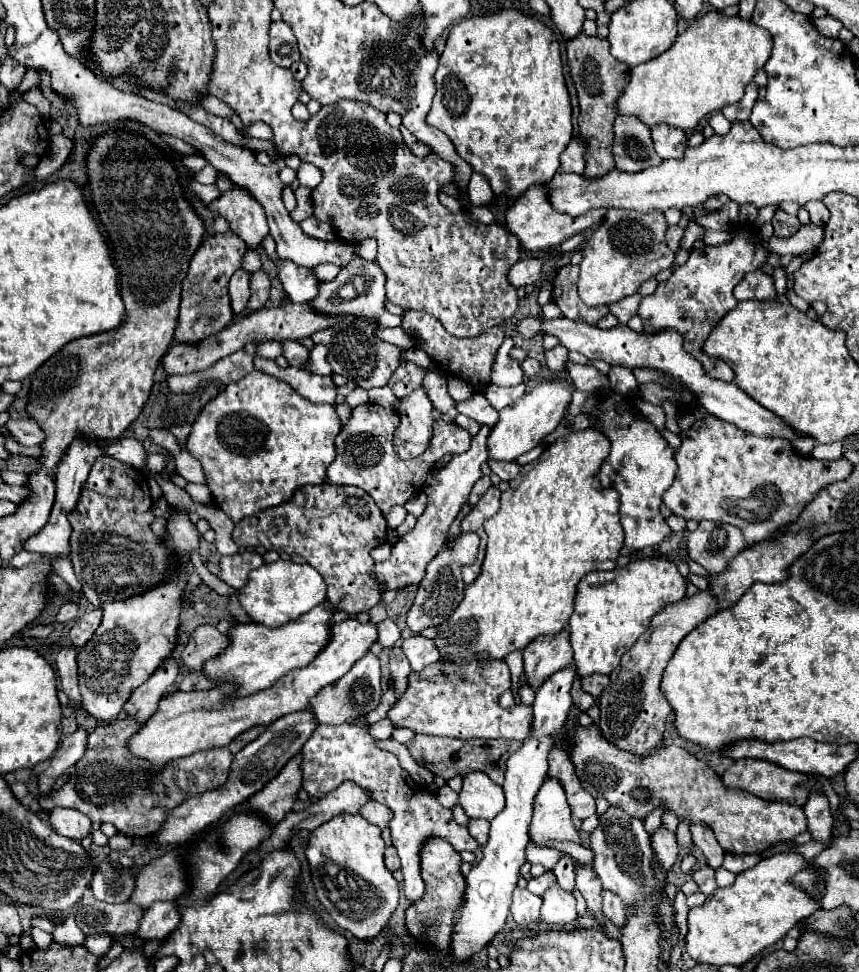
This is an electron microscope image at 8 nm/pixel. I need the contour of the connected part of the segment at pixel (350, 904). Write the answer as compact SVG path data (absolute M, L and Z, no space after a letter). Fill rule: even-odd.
M342 814L324 822L310 834L306 848L316 898L330 918L358 940L376 938L398 908L400 888L392 872L384 866L384 848L380 828L366 822L360 814Z

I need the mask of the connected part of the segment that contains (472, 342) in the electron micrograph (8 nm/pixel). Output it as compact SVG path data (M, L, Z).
M410 310L404 314L404 324L402 328L406 330L406 334L412 334L412 330L416 330L422 338L424 338L424 346L422 350L426 350L428 356L432 356L438 364L438 368L446 370L450 376L460 376L462 380L470 380L470 378L478 378L476 382L472 380L472 388L476 392L482 392L482 388L486 386L486 376L492 368L492 362L494 362L494 354L496 350L500 348L502 340L504 340L504 334L500 330L500 326L496 328L490 328L474 338L454 338L450 336L444 326L430 314L422 314L422 312L416 312L416 310Z

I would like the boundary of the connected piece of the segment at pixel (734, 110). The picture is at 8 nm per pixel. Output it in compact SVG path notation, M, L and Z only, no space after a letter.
M750 82L750 84L746 86L744 98L742 98L738 104L722 108L724 116L726 116L730 122L734 122L734 120L748 120L750 110L752 110L752 106L754 106L754 102L756 102L756 96L758 96L758 86L756 86L754 82Z

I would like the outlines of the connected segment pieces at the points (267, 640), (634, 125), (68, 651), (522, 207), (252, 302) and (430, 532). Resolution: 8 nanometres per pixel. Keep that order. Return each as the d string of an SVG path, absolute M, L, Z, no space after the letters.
M324 602L318 604L310 614L304 614L298 618L298 622L290 622L290 626L280 626L280 628L268 628L256 622L250 624L238 624L230 630L230 650L226 654L220 654L214 658L214 662L206 664L206 674L212 680L228 678L236 682L238 694L254 694L260 690L266 690L280 682L286 674L292 670L308 666L330 642L332 636L332 616L336 612L336 606Z
M616 116L612 154L616 160L616 168L626 172L640 172L662 162L652 146L650 130L642 126L638 118L630 116Z
M62 648L56 658L56 670L62 684L64 694L70 698L70 706L76 710L82 704L80 690L78 690L78 668L76 668L76 650L74 648Z
M530 186L522 196L512 200L512 204L510 204L508 212L506 212L506 228L508 228L510 234L514 234L520 240L520 244L526 250L544 252L544 250L550 250L554 246L560 246L570 236L574 236L574 234L578 234L578 232L582 232L582 230L586 230L590 226L596 226L604 214L606 214L606 210L592 210L590 214L570 218L568 214L556 212L550 206L544 186Z
M264 270L252 274L250 278L250 290L252 290L252 296L248 300L248 312L256 312L260 308L264 308L264 304L268 302L268 292L270 292L270 280L268 280L268 274Z
M482 426L480 432L472 438L472 444L470 444L468 452L454 456L444 468L434 470L430 474L430 478L426 480L424 492L428 496L428 506L426 506L424 514L418 518L416 526L392 546L392 556L386 562L380 562L380 564L374 566L374 574L378 574L378 582L386 582L388 590L410 586L410 584L420 584L420 580L424 578L424 570L426 570L428 562L444 546L446 536L448 536L448 528L454 522L456 514L460 512L460 506L468 500L468 494L470 494L474 482L482 478L480 464L488 460L486 458L486 438L488 438L488 434L490 434L490 428Z

